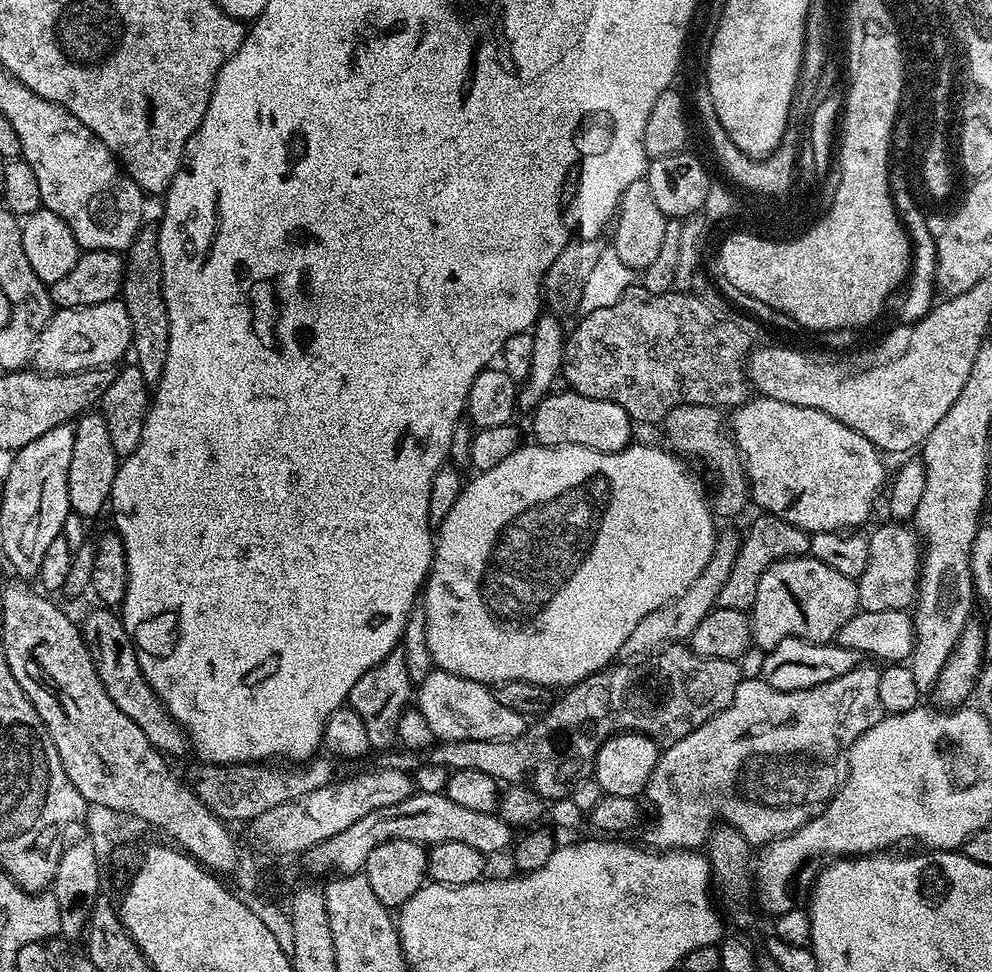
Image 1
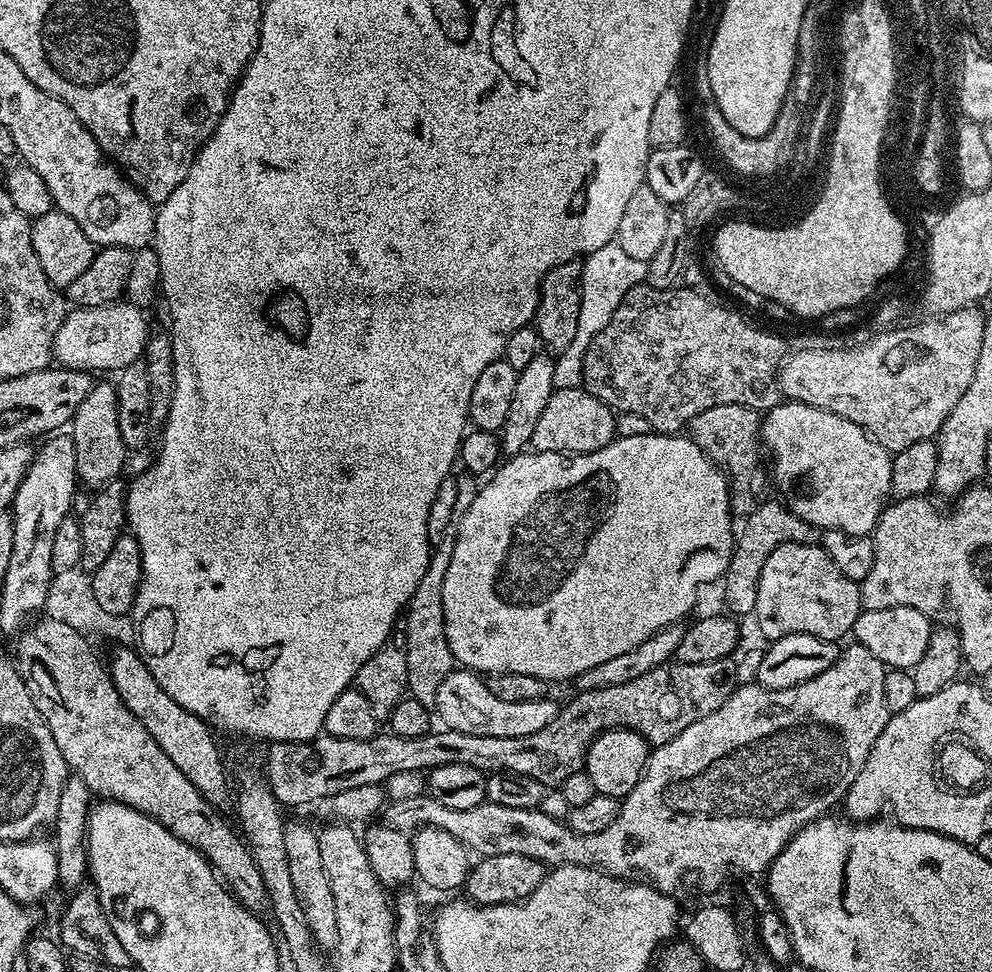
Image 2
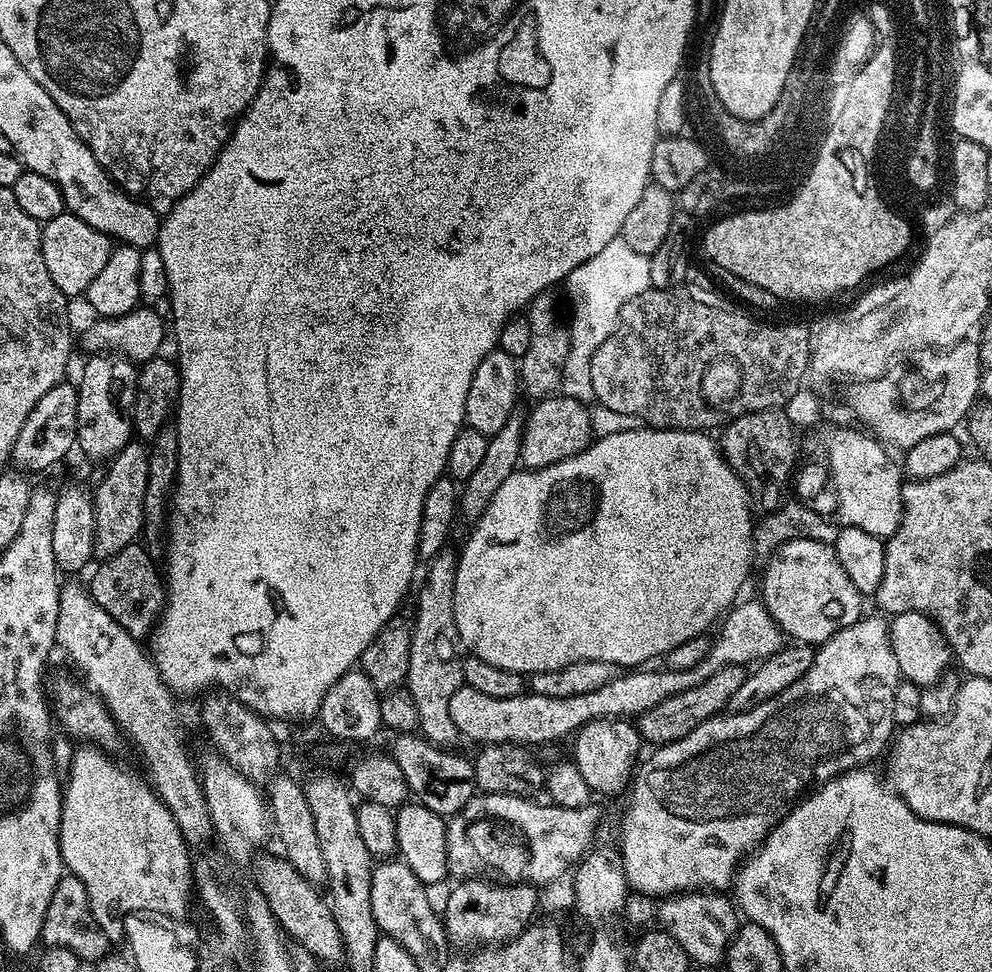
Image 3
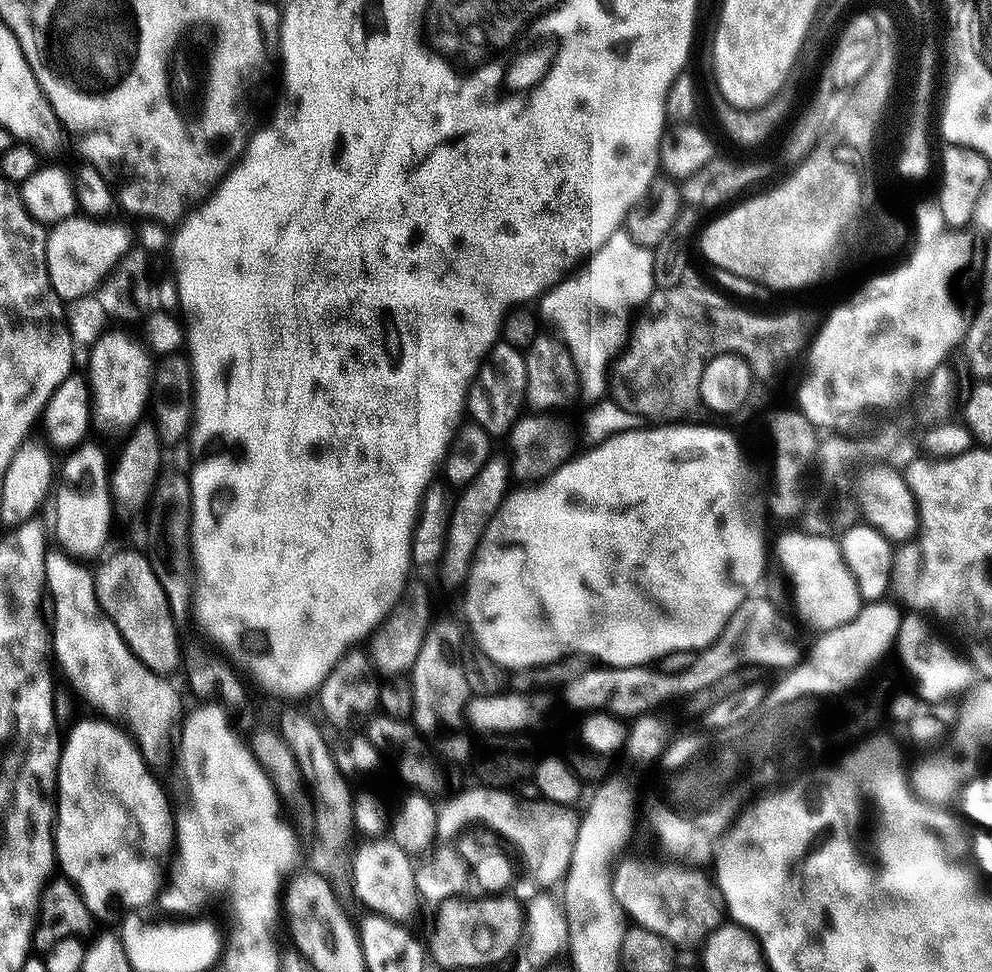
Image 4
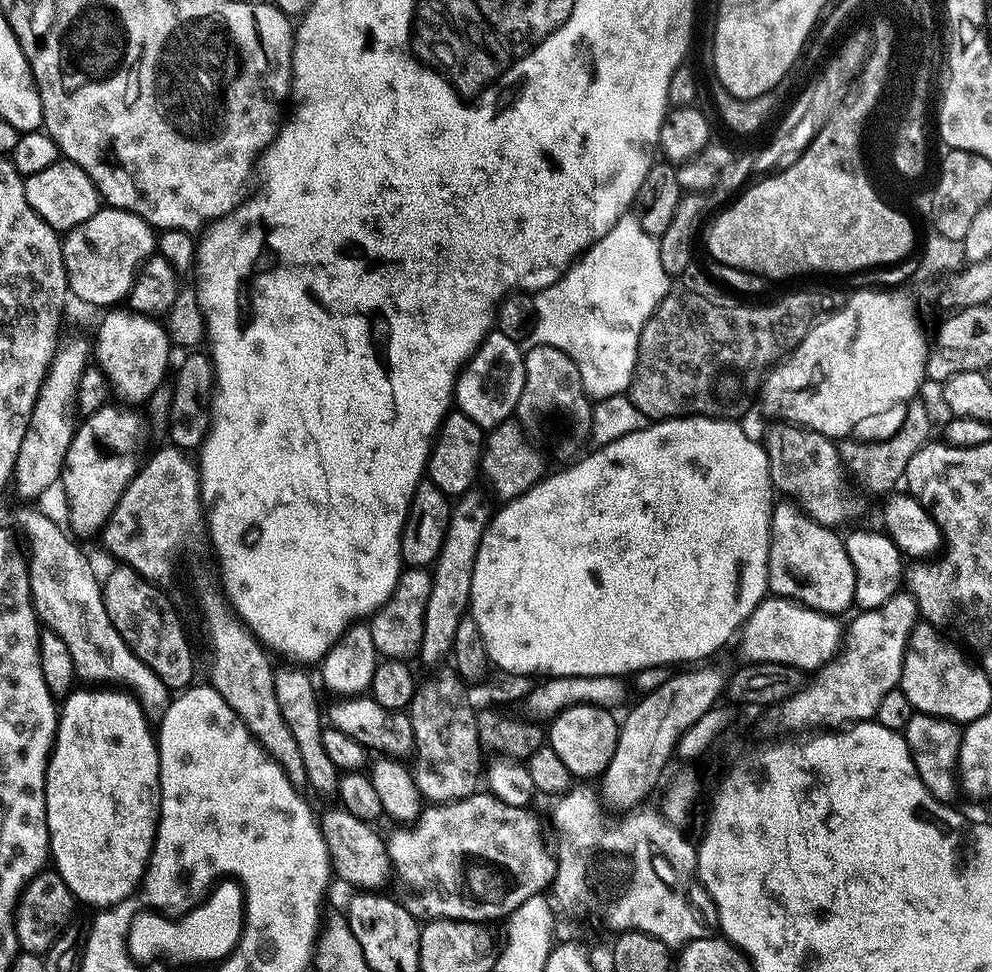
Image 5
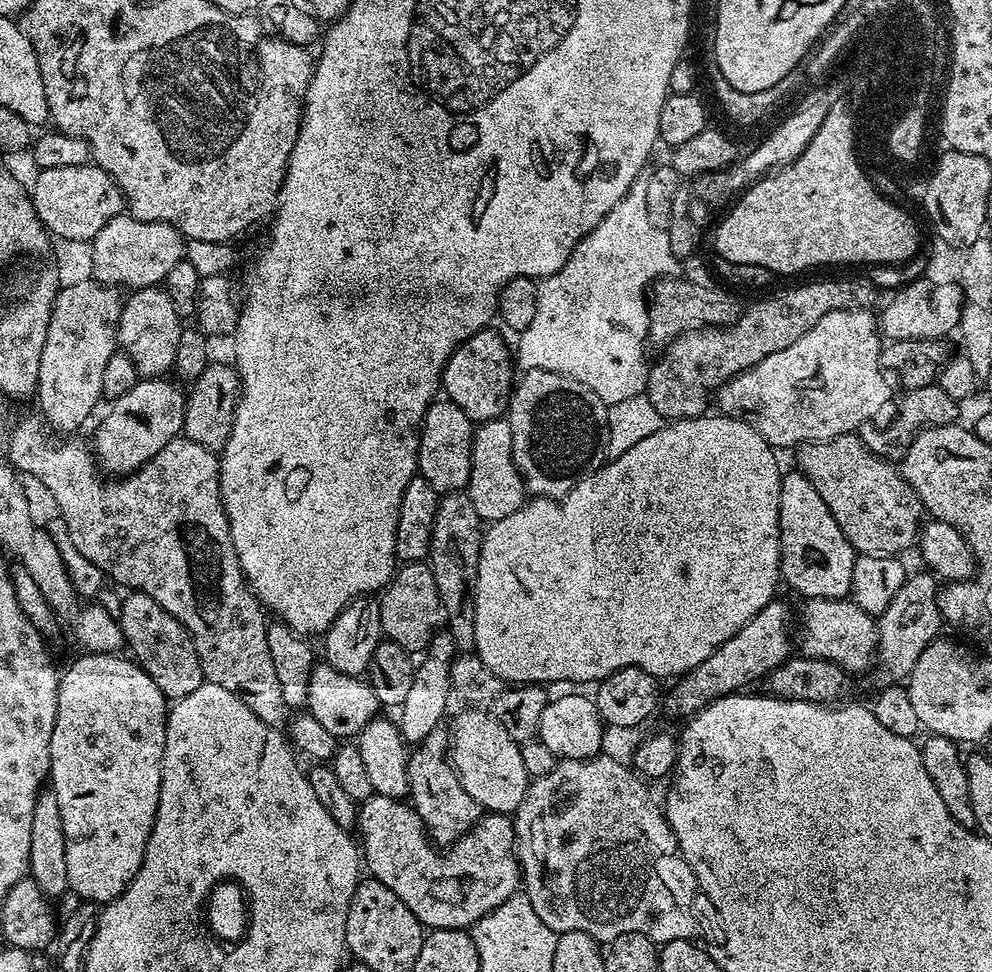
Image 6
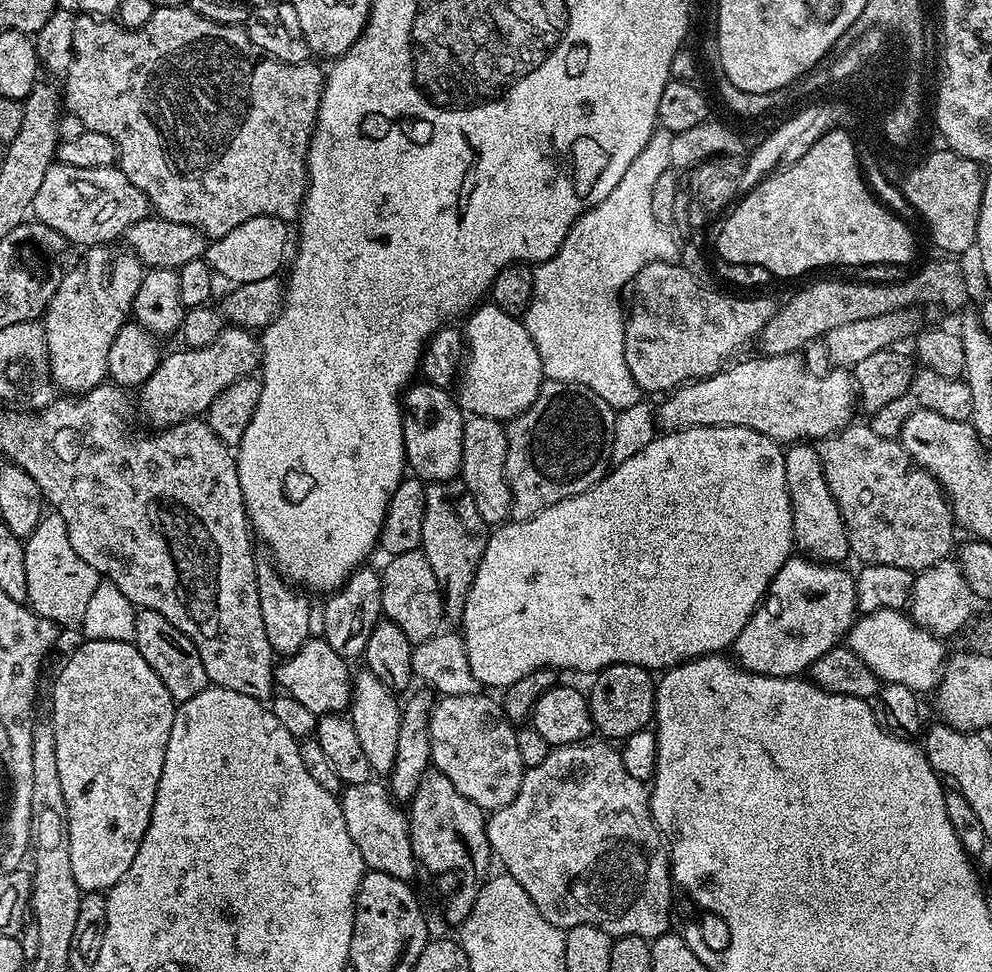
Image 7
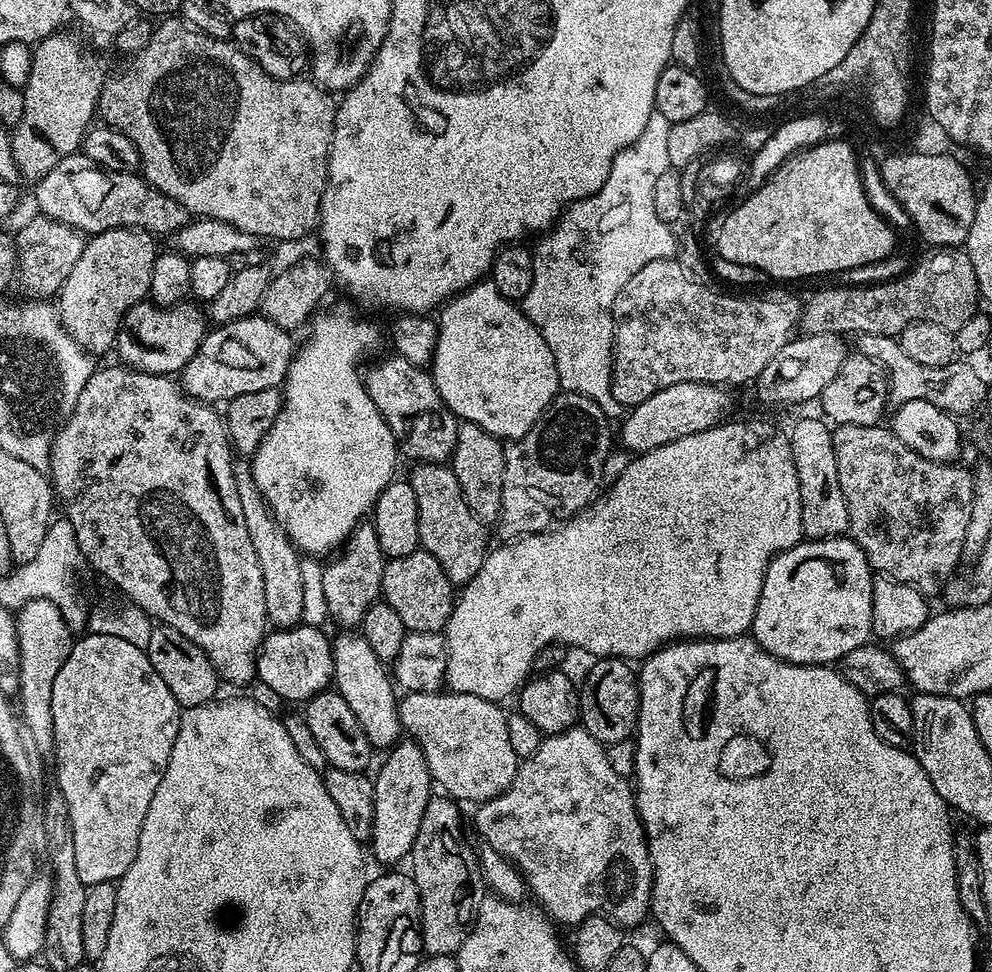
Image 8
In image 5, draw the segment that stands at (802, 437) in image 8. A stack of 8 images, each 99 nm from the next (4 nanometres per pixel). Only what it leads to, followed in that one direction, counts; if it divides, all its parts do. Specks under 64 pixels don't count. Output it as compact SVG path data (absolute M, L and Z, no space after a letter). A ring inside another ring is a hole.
M795 502L777 503L772 510L772 541L768 555L768 586L777 596L797 600L808 608L829 614L841 614L854 604L854 566L850 566L850 554L846 554L841 533L822 526L807 515Z

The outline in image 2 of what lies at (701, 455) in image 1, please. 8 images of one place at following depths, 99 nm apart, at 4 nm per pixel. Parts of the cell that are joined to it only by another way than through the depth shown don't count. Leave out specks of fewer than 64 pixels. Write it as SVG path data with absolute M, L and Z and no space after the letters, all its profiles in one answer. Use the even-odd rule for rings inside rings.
M741 404L710 406L710 410L702 410L702 414L698 414L690 422L692 441L728 477L732 515L736 518L754 514L754 510L758 510L758 506L766 499L764 491L768 488L768 480L770 484L770 472L762 455L761 423L761 413Z

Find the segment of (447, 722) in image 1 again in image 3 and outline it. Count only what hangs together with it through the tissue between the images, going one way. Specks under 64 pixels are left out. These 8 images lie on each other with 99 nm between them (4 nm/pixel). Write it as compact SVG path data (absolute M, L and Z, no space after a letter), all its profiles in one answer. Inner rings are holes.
M748 600L745 604L739 604L723 617L724 625L722 620L719 625L720 633L714 636L712 648L706 658L702 658L702 662L698 662L698 666L690 670L628 670L614 678L614 682L598 686L590 690L590 694L574 694L574 698L542 698L531 694L514 698L490 698L490 694L478 694L478 690L462 686L454 690L454 698L450 698L450 718L454 718L457 733L463 739L465 736L468 740L477 740L477 745L532 746L528 744L544 744L547 740L560 740L568 735L571 737L592 720L639 717L641 712L658 706L658 702L698 686L719 668L731 664L748 666L753 662L765 660L767 656L772 656L785 647L786 637L763 603L756 601L755 604L754 601Z

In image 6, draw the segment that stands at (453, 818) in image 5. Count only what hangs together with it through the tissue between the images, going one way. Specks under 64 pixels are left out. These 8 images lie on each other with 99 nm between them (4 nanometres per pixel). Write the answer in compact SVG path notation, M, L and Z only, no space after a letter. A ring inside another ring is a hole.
M372 795L369 800L363 801L359 805L356 813L356 827L355 831L360 832L358 835L358 844L362 849L362 864L365 869L370 871L371 879L382 882L382 886L390 886L390 890L394 890L394 894L398 894L398 898L402 898L402 902L406 902L406 906L410 909L410 914L414 914L414 918L418 918L418 922L423 924L425 929L431 930L433 928L462 928L465 930L471 929L480 918L484 915L490 914L496 907L504 903L505 900L518 892L522 884L522 877L520 875L520 862L516 859L514 851L514 824L507 815L484 814L481 815L480 821L459 840L447 845L441 850L437 845L433 844L428 831L424 828L422 818L418 818L418 814L413 810L411 803L401 802L394 796L378 796Z

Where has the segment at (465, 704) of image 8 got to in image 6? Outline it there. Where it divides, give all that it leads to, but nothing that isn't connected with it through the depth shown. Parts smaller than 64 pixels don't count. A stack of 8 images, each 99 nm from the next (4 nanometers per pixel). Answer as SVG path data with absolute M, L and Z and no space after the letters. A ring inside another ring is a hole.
M485 709L462 710L449 727L449 755L459 780L481 809L495 815L514 814L528 792L530 783L520 745Z

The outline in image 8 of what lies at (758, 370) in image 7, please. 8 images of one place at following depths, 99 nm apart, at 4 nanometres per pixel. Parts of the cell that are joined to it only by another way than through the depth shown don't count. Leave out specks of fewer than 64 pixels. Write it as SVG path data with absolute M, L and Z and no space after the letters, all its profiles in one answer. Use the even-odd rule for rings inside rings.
M678 382L678 386L666 386L666 390L658 390L658 394L650 394L646 402L636 404L623 417L618 428L620 440L629 453L649 452L658 446L666 446L666 442L678 442L678 438L686 438L686 434L698 434L702 430L710 430L721 423L724 411L731 406L728 397L729 389L714 384L698 382Z

